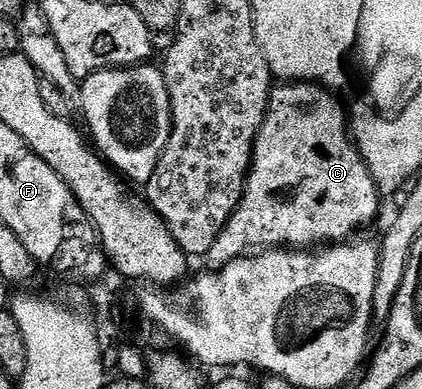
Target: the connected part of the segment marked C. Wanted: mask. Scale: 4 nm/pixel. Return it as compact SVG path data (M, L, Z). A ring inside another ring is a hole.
M282 83L274 87L269 94L269 105L263 118L263 126L255 138L253 147L253 165L249 168L249 176L245 179L245 192L241 196L241 205L233 211L231 218L223 226L223 230L215 238L215 246L211 246L207 263L210 269L220 270L231 263L232 260L240 260L246 255L247 250L313 250L318 246L328 246L338 242L345 242L350 239L352 232L357 232L360 228L365 228L377 216L377 211L381 208L383 197L377 191L375 182L367 170L367 166L361 157L361 151L354 144L350 133L350 121L347 113L341 109L341 104L329 93L328 87L320 83Z

